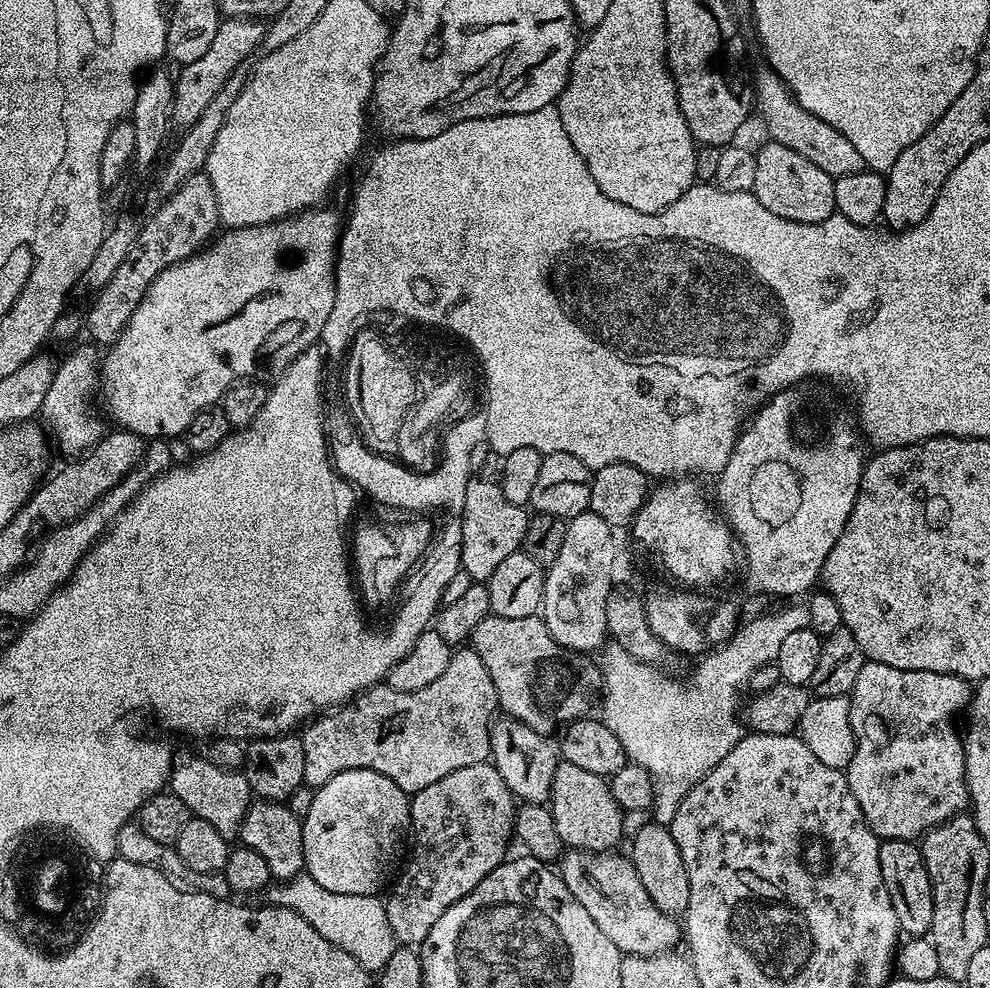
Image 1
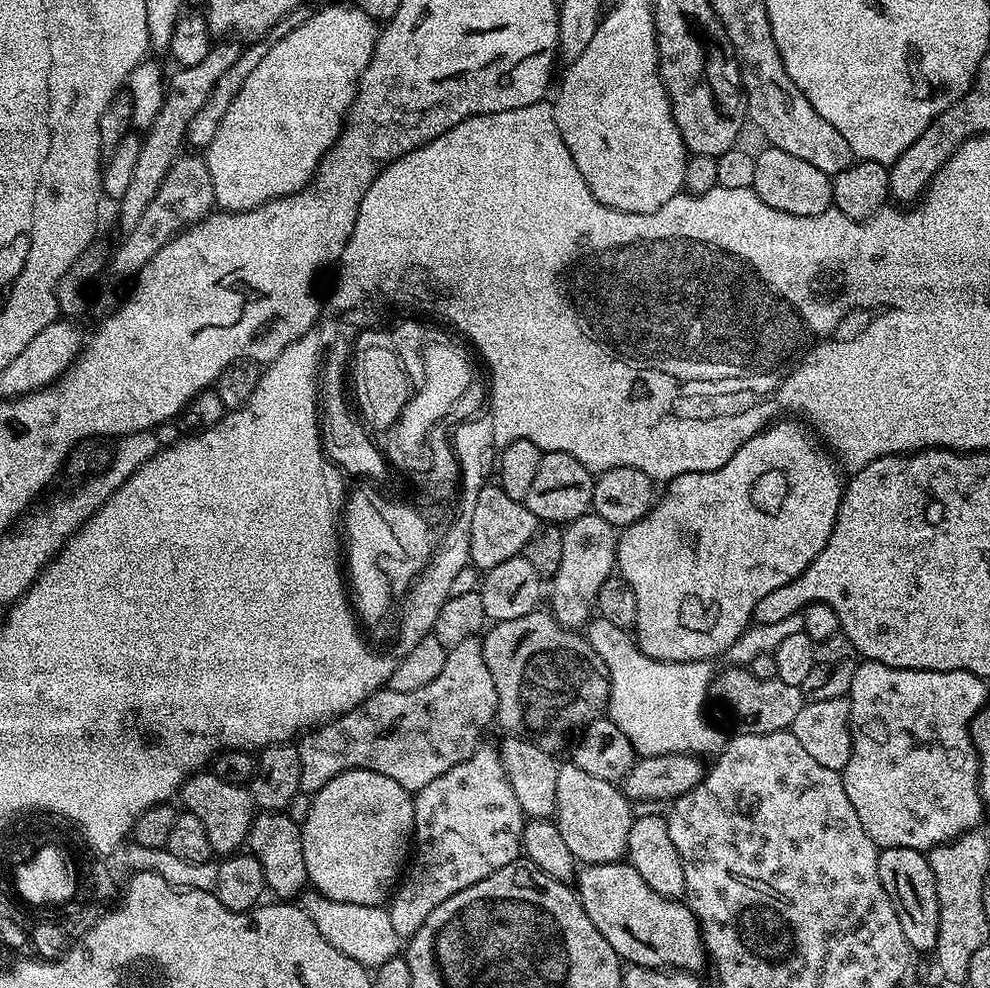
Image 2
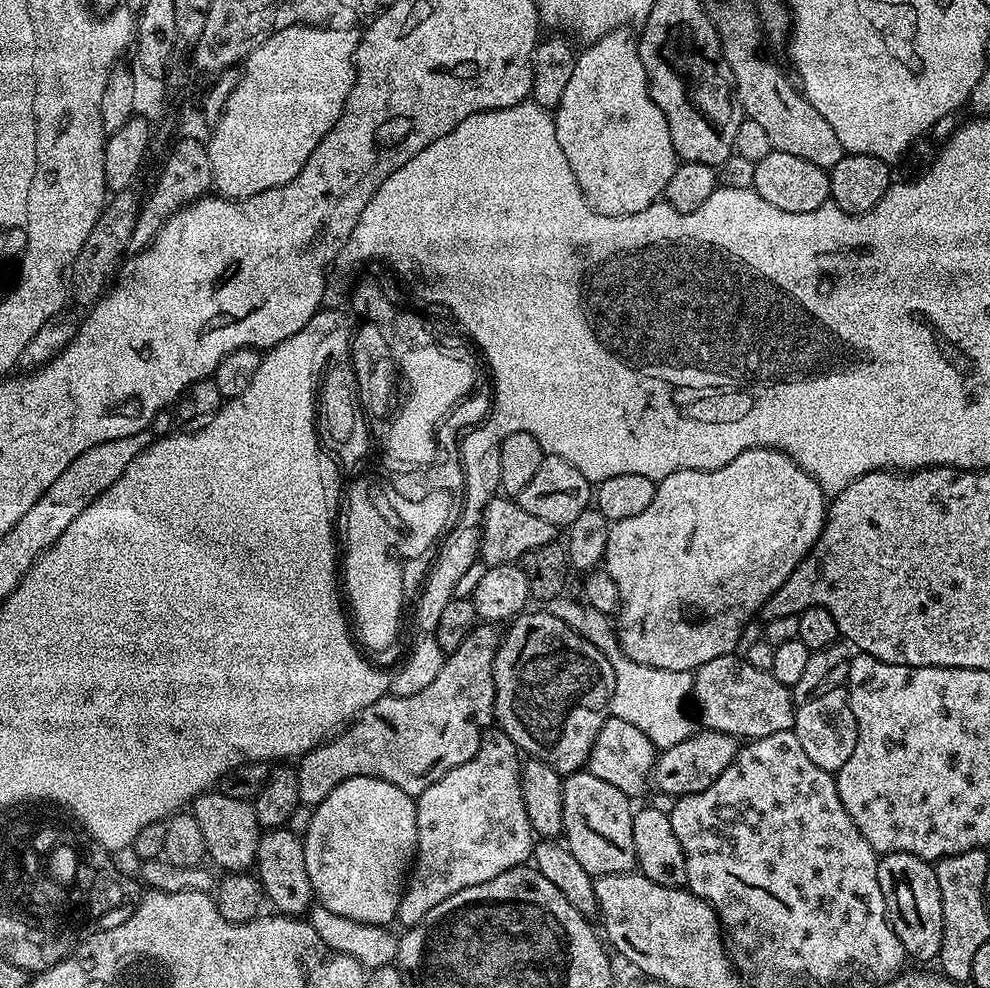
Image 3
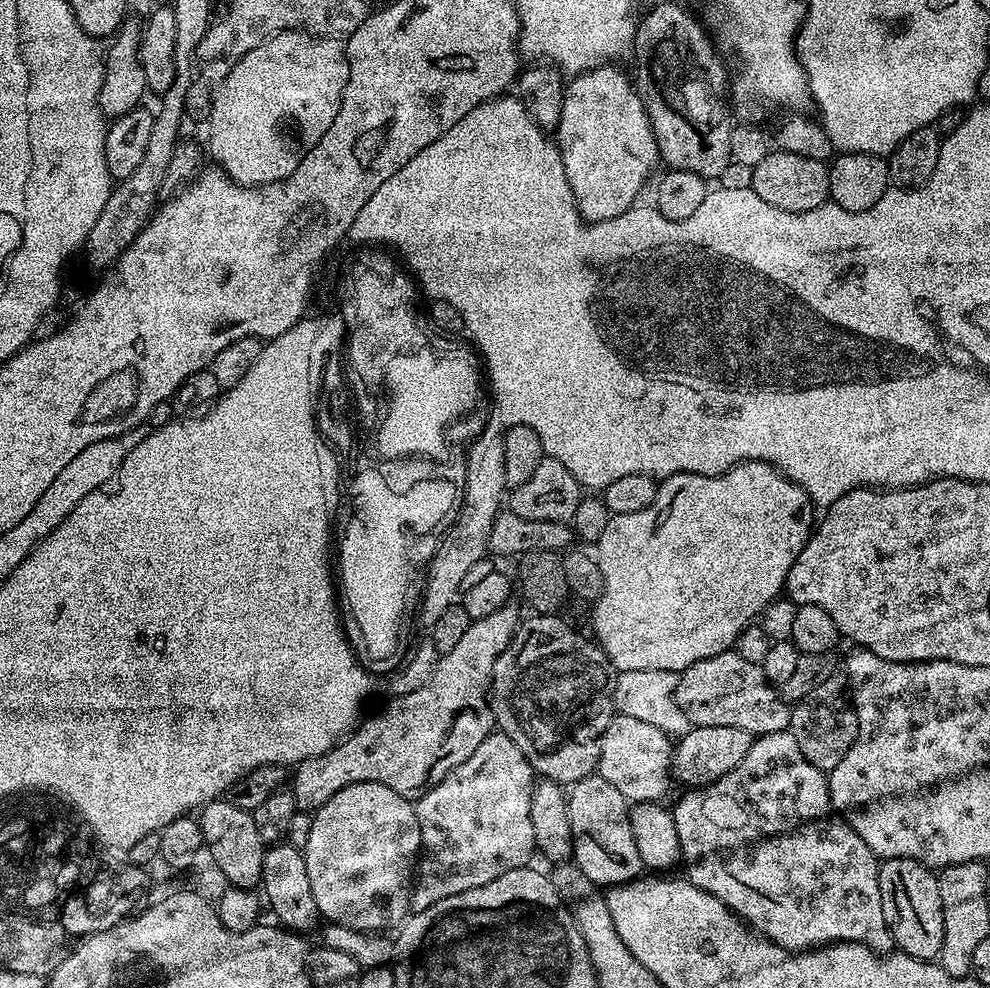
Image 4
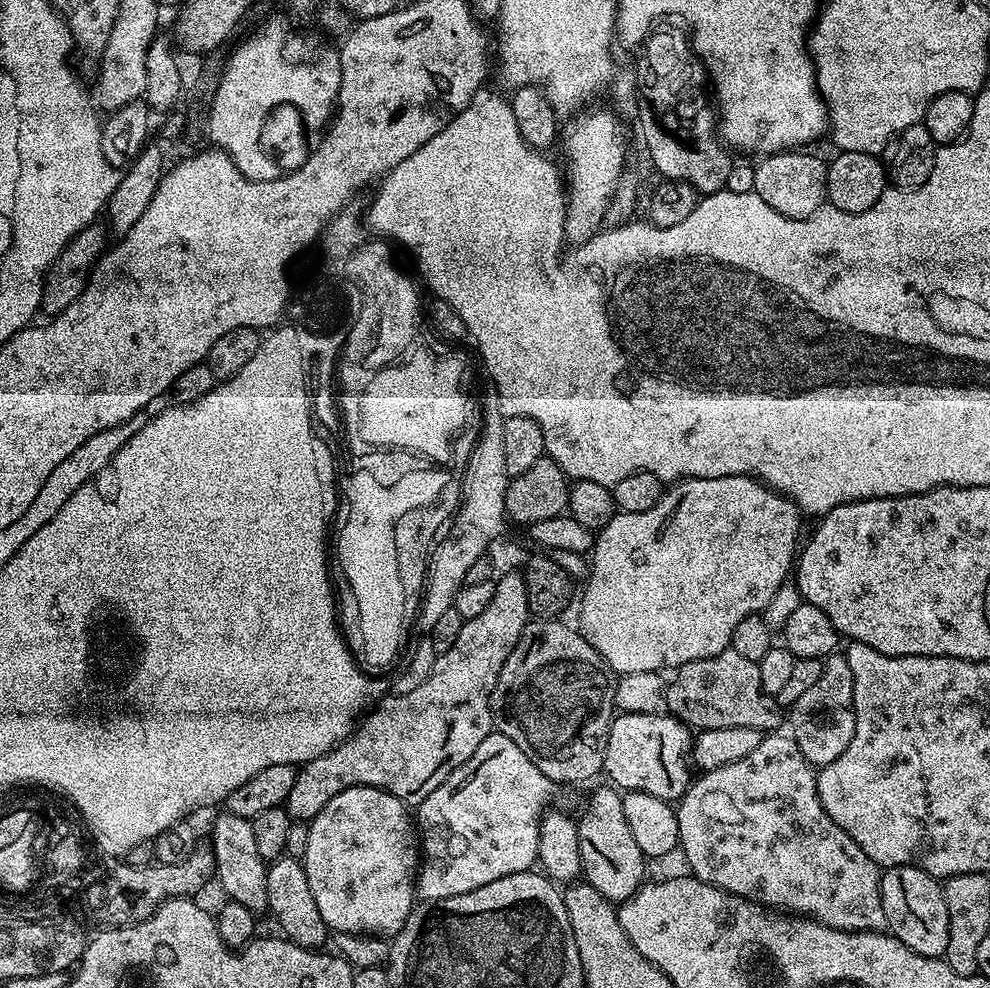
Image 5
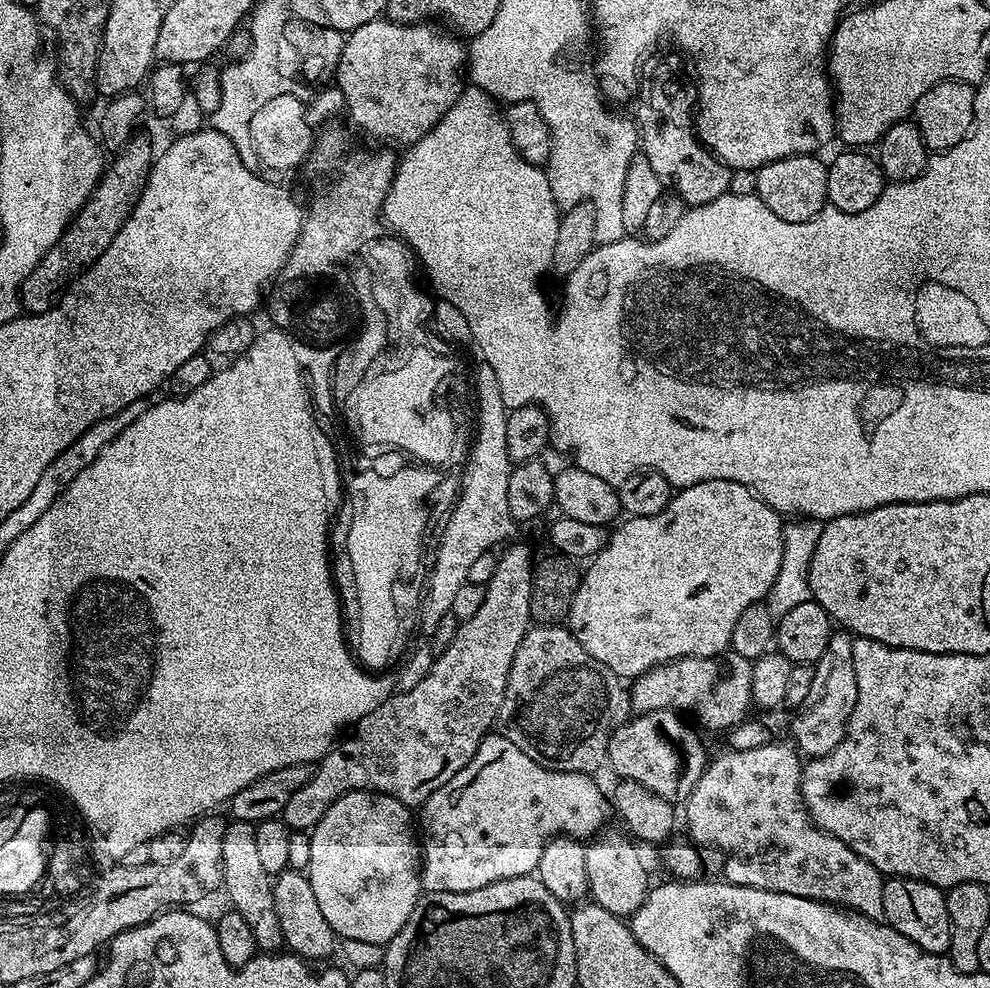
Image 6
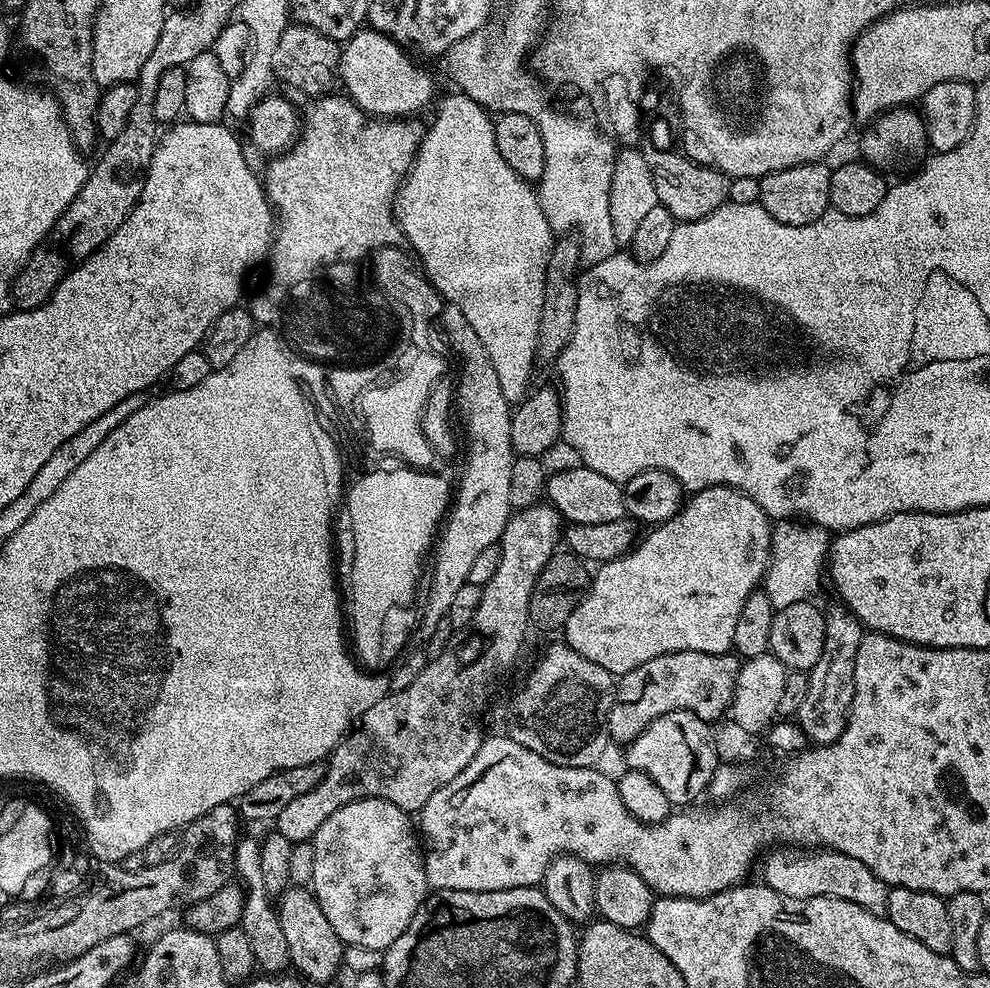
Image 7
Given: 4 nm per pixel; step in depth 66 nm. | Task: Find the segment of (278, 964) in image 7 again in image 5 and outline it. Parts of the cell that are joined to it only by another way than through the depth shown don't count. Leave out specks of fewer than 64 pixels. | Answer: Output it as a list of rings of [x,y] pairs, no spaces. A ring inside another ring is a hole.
[[[221,811],[221,816],[212,824],[212,841],[210,847],[214,854],[216,870],[215,879],[220,879],[224,887],[225,897],[246,906],[246,910],[257,914],[268,912],[268,895],[266,894],[266,874],[268,864],[258,854],[254,838],[254,826],[251,820],[238,818],[238,814]]]

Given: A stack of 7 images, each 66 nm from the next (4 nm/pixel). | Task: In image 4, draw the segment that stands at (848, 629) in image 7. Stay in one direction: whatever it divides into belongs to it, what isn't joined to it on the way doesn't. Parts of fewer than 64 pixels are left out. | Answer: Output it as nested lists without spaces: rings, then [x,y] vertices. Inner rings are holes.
[[[843,675],[826,678],[822,686],[810,690],[806,698],[794,705],[790,731],[802,749],[802,754],[806,754],[808,761],[825,774],[832,772],[834,766],[838,766],[838,762],[846,758],[846,750],[854,746],[854,738],[858,734],[858,718],[846,695],[846,680]]]

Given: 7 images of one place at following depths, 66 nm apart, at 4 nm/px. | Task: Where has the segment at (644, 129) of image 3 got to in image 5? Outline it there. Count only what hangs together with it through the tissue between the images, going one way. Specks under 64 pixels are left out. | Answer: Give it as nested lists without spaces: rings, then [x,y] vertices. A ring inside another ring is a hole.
[[[591,108],[573,115],[565,136],[564,133],[562,136],[562,144],[564,140],[566,152],[572,159],[570,178],[568,177],[570,187],[566,192],[564,206],[564,234],[567,243],[572,246],[585,244],[601,231],[608,218],[608,207],[621,186],[620,175],[624,172],[624,159],[628,156],[628,132],[623,124],[625,121],[619,115],[616,117],[608,108]]]

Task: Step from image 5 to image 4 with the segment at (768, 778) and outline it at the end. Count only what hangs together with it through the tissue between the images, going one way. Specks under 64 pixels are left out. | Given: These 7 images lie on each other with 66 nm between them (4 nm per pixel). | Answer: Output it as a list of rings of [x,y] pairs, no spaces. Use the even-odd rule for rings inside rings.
[[[791,731],[771,732],[765,736],[755,737],[750,746],[750,754],[734,766],[718,782],[707,784],[704,788],[693,788],[685,791],[676,807],[672,809],[674,826],[678,826],[678,842],[682,857],[682,868],[686,871],[686,878],[694,886],[706,890],[706,894],[714,894],[718,902],[726,905],[733,914],[740,917],[749,928],[753,928],[767,940],[773,940],[780,948],[790,952],[802,952],[818,948],[826,944],[864,944],[868,948],[881,954],[893,951],[892,935],[886,926],[886,918],[882,914],[882,890],[878,890],[878,874],[881,861],[872,853],[870,846],[858,838],[855,830],[849,826],[843,815],[837,813],[832,806],[828,777],[818,766],[814,766],[802,754],[802,749],[793,738]]]

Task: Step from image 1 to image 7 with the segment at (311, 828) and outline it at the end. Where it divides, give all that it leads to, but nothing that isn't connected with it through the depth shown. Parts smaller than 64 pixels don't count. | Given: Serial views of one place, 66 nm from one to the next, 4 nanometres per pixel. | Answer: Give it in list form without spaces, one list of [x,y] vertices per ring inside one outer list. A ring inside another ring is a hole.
[[[355,800],[342,806],[342,810],[334,810],[334,814],[322,822],[310,843],[314,846],[310,891],[315,894],[318,906],[322,906],[322,914],[326,914],[340,941],[345,946],[367,946],[379,952],[398,942],[402,930],[410,926],[410,918],[414,918],[420,903],[430,892],[422,844],[413,817],[385,800]]]

